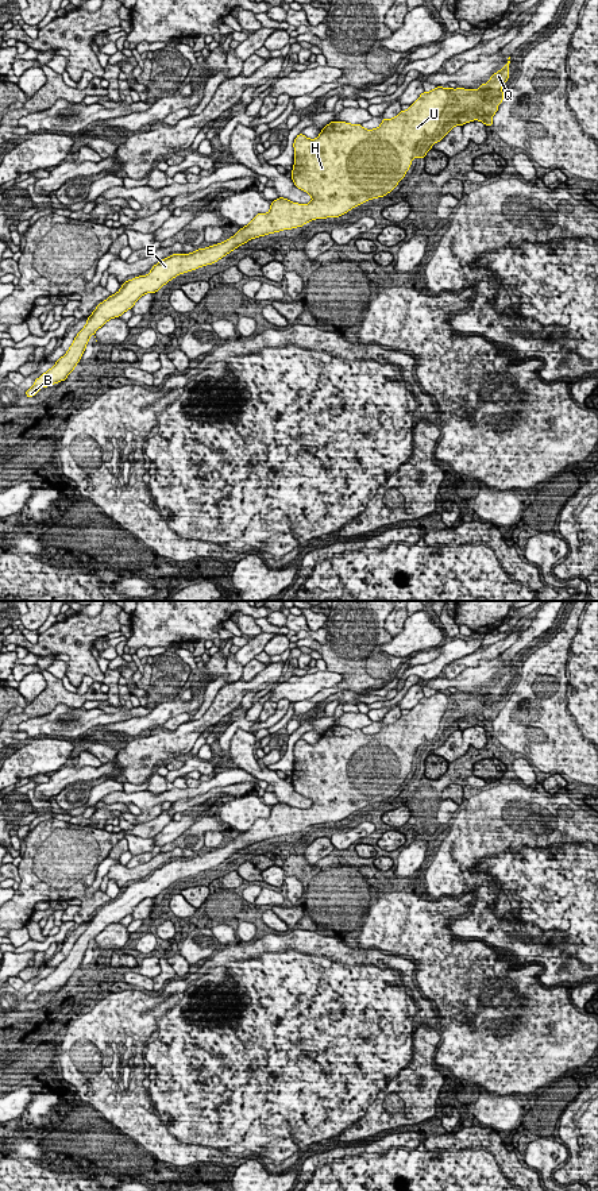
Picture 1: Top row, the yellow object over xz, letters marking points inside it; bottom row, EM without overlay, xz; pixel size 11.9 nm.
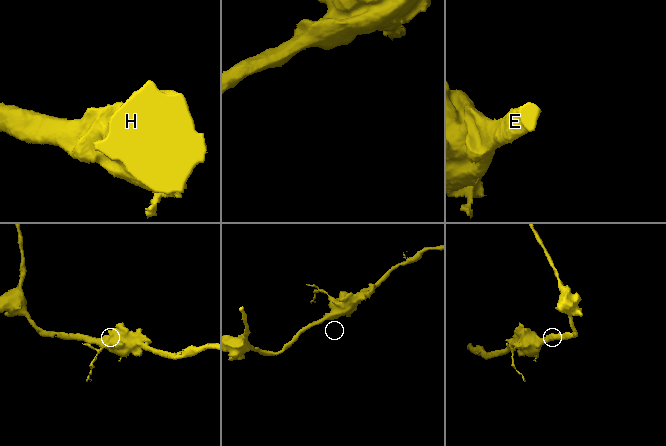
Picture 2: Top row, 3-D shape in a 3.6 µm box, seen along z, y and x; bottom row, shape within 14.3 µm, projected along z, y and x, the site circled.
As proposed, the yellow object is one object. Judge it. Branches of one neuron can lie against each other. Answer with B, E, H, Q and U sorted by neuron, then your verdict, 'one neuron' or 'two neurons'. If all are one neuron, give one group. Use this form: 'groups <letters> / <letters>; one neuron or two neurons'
groups B E H U / Q; two neurons

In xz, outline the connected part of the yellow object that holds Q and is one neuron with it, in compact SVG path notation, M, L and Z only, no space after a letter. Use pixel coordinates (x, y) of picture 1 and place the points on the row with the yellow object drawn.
M510 61L505 63L504 69L495 72L494 76L489 78L487 84L481 84L482 88L491 88L495 100L499 103L504 101L502 85L509 80L509 63Z

